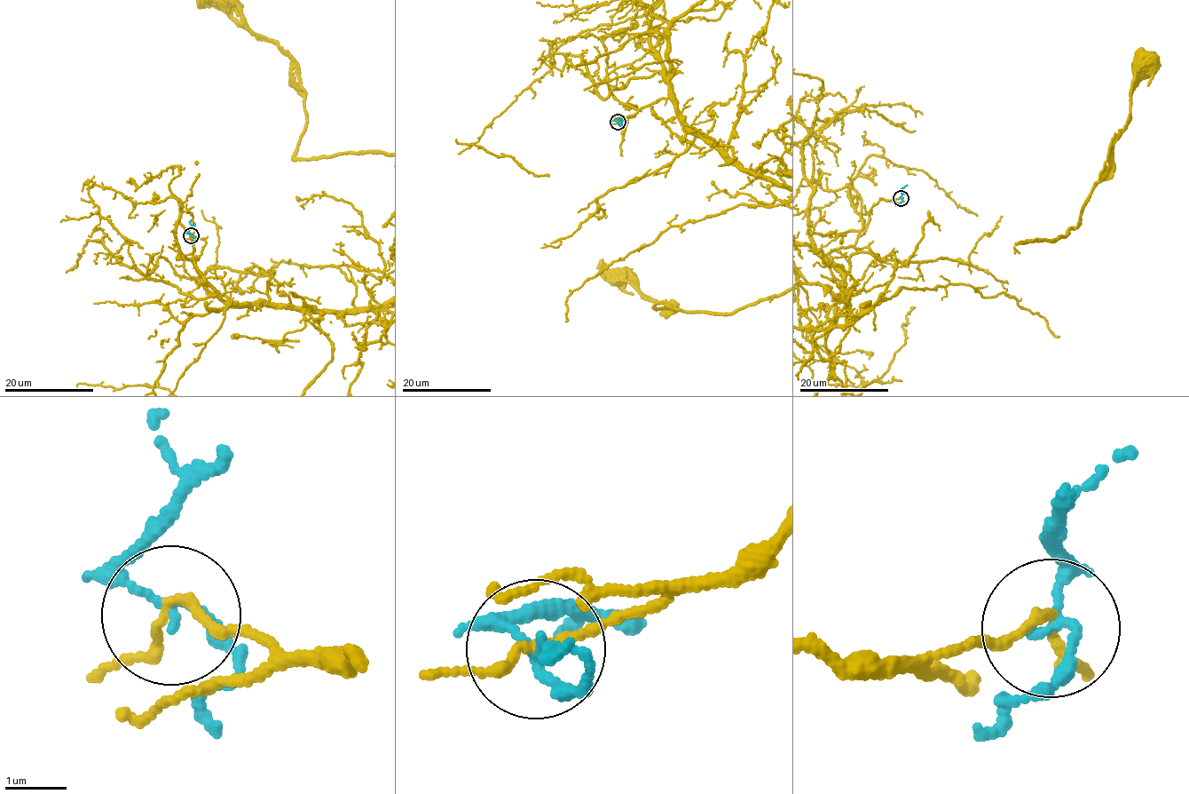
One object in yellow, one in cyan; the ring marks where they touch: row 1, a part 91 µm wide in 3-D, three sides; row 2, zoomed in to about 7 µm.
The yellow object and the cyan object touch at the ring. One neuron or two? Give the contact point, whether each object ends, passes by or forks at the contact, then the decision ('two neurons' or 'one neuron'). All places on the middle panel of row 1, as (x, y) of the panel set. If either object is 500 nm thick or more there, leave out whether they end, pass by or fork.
(618, 122) | yellow passes by | cyan passes by | two neurons

